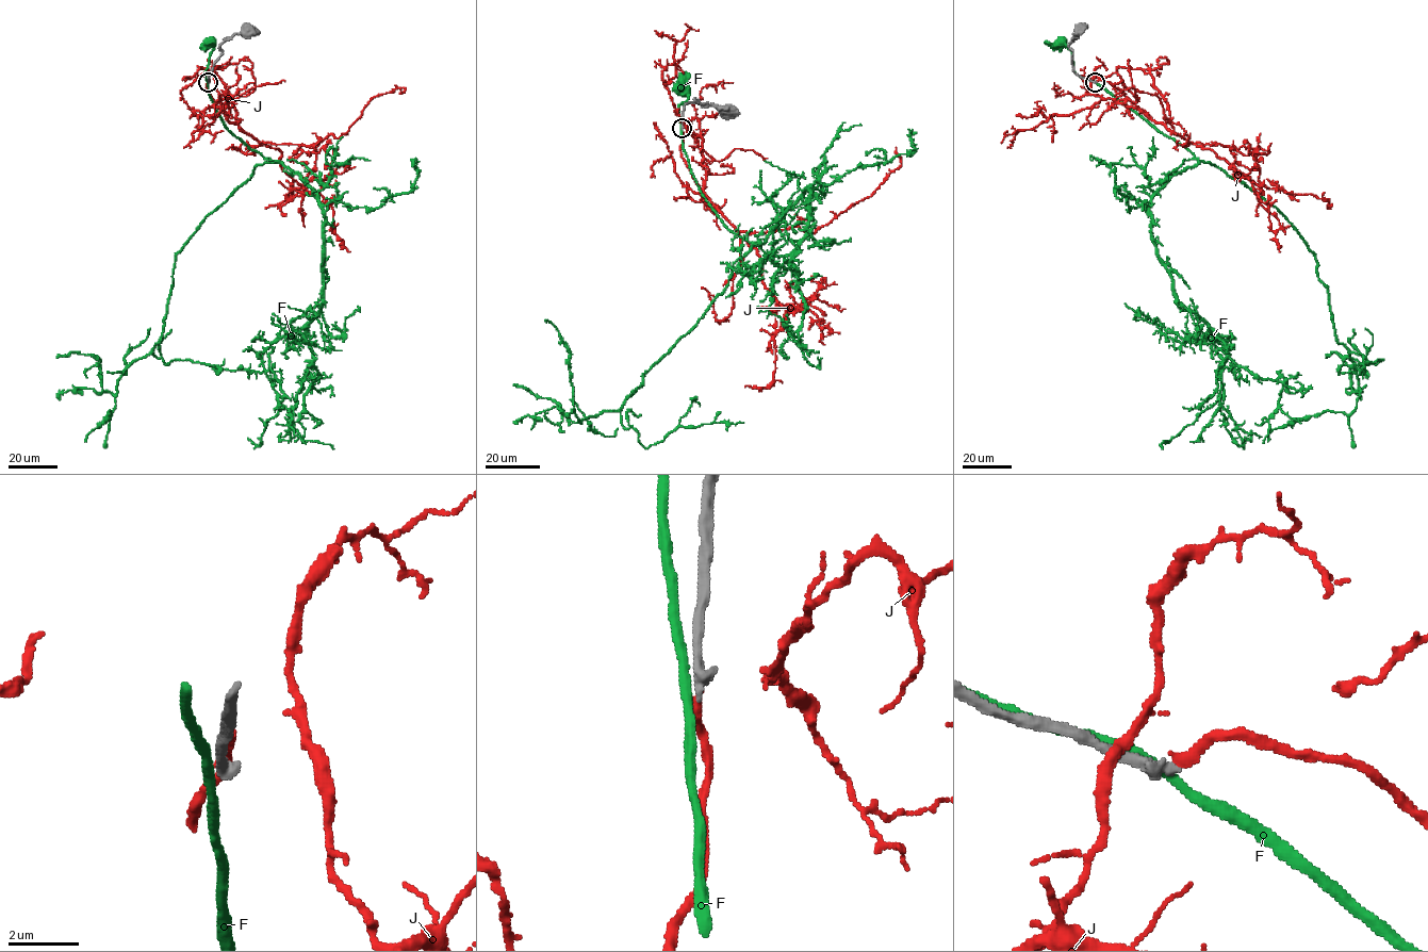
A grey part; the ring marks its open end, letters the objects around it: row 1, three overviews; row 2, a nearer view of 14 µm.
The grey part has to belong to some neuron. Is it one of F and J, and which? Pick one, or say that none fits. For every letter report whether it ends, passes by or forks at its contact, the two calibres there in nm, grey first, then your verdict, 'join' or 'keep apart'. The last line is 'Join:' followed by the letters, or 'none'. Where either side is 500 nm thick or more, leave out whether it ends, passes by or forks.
F: it passes by; 420 nm thick on the grey side, 300 nm on the other; keep apart
J: it ends there; 360 nm thick on the grey side, 280 nm on the other; keep apart
Join: none

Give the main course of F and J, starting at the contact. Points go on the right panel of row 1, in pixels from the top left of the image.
F: (1094, 81), (1074, 72), (1072, 52), (1063, 38), (1060, 40)
J: (1095, 81), (1110, 81), (1188, 144), (1183, 146), (1188, 137), (1174, 131), (1156, 96), (1112, 88)

